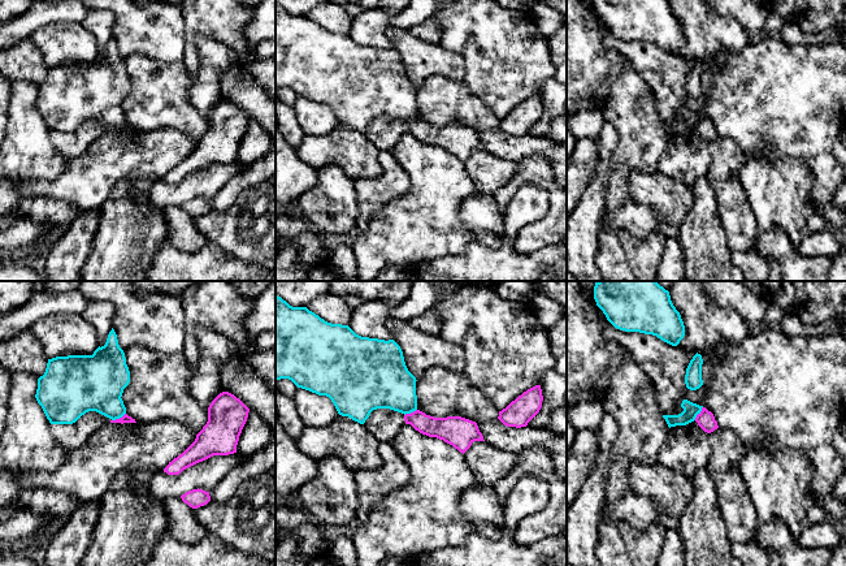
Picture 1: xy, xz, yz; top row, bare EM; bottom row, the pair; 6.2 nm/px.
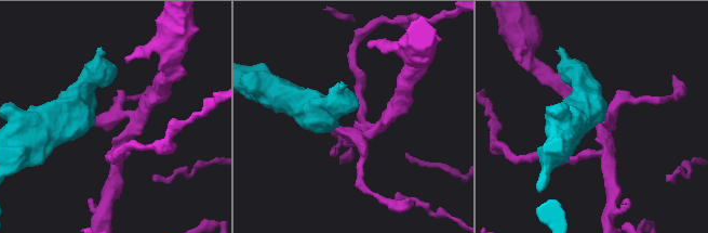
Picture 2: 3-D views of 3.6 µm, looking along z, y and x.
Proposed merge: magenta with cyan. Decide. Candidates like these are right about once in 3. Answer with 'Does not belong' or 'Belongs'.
Does not belong

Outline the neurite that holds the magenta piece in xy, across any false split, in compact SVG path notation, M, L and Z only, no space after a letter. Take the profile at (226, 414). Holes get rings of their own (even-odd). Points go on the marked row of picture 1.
M220 393L208 407L208 422L195 441L164 468L168 475L179 475L183 470L213 455L237 453L242 429L250 409L234 394Z

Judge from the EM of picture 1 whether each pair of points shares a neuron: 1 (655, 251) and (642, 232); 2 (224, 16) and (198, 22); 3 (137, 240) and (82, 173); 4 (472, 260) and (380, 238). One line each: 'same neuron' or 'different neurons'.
1: different neurons
2: same neuron
3: different neurons
4: different neurons

